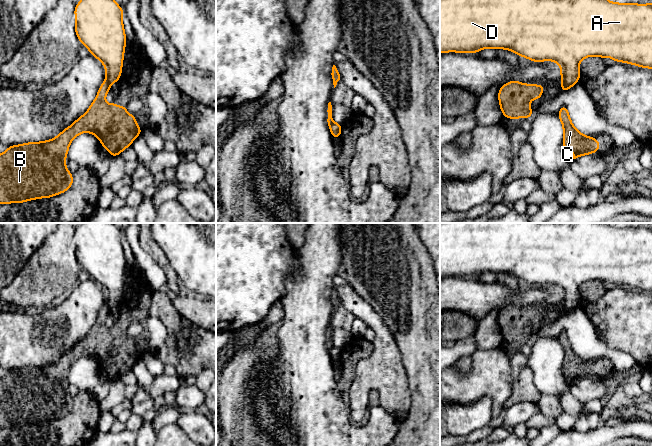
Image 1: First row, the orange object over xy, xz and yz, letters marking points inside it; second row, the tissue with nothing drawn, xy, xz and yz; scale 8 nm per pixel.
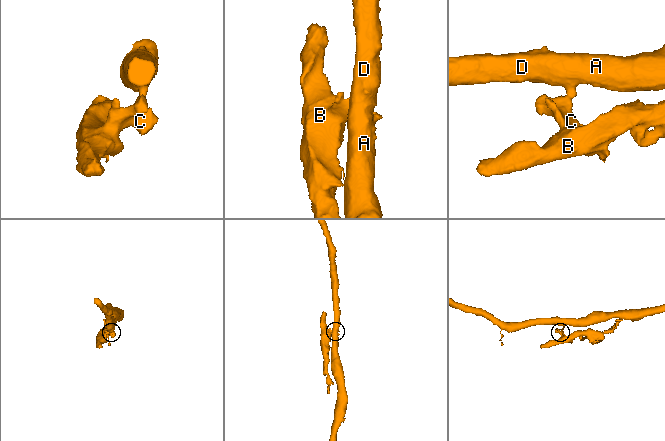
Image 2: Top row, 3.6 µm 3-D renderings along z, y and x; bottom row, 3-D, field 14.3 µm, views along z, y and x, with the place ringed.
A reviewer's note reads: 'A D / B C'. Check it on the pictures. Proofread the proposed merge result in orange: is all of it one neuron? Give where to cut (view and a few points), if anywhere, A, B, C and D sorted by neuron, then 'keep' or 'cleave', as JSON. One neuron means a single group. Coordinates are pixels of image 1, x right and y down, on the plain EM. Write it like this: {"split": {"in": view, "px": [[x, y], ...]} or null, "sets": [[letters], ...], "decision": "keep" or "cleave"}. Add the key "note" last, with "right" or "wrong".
{"split": {"in": "yz", "px": [[562, 303], [569, 311]]}, "sets": [["A", "D"], ["B", "C"]], "decision": "cleave", "note": "right"}

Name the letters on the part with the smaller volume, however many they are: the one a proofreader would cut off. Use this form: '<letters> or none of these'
B, C

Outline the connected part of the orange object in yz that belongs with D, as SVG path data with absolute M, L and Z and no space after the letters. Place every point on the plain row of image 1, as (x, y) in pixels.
M440 223L440 277L473 278L485 272L508 273L534 286L554 285L560 290L560 301L568 311L574 310L581 300L578 290L580 285L590 280L610 281L615 286L625 286L652 293L652 227L614 227L606 223Z

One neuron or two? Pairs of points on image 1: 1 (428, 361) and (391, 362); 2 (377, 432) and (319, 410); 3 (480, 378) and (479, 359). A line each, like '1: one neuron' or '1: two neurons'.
1: two neurons
2: one neuron
3: one neuron

